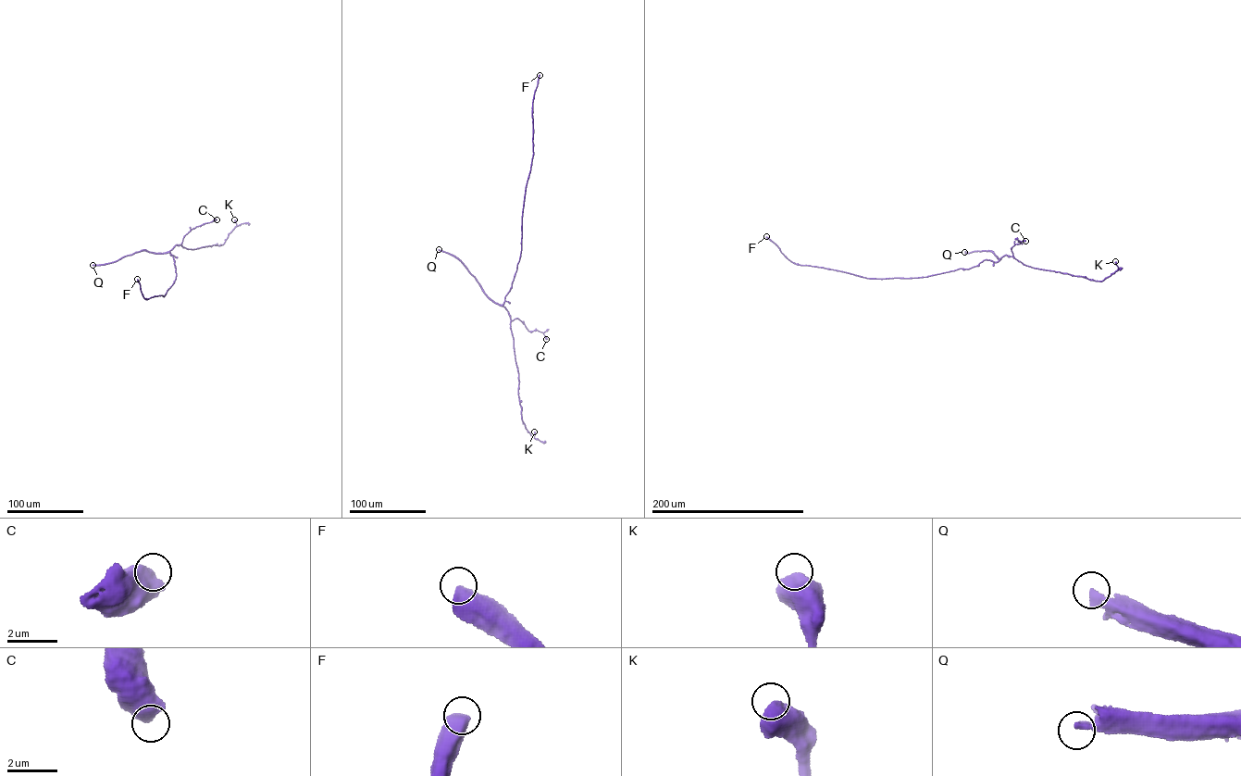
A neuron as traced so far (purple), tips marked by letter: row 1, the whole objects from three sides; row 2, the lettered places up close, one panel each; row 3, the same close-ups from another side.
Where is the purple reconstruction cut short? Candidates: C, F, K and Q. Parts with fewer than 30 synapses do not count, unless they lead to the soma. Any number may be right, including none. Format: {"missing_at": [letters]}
{"missing_at": ["F"]}

